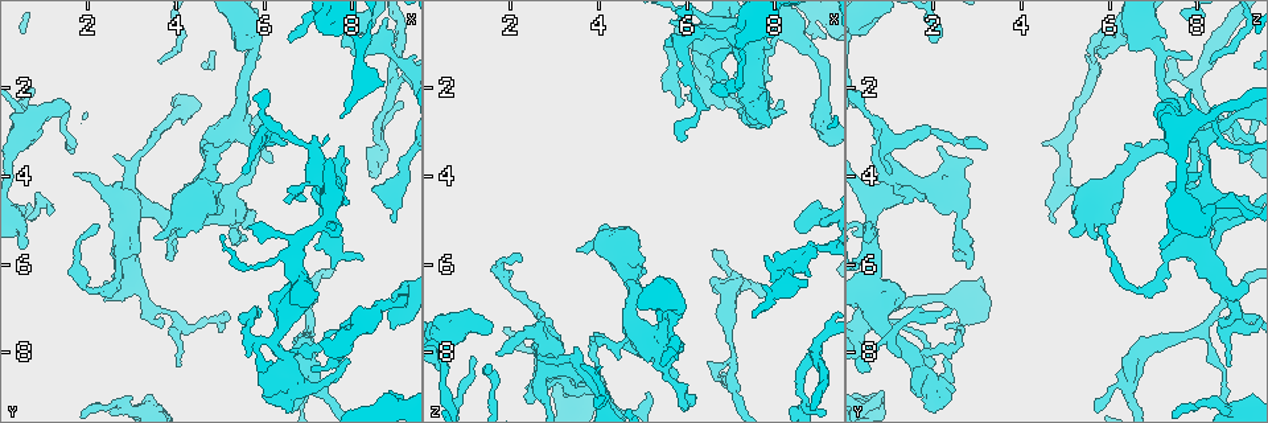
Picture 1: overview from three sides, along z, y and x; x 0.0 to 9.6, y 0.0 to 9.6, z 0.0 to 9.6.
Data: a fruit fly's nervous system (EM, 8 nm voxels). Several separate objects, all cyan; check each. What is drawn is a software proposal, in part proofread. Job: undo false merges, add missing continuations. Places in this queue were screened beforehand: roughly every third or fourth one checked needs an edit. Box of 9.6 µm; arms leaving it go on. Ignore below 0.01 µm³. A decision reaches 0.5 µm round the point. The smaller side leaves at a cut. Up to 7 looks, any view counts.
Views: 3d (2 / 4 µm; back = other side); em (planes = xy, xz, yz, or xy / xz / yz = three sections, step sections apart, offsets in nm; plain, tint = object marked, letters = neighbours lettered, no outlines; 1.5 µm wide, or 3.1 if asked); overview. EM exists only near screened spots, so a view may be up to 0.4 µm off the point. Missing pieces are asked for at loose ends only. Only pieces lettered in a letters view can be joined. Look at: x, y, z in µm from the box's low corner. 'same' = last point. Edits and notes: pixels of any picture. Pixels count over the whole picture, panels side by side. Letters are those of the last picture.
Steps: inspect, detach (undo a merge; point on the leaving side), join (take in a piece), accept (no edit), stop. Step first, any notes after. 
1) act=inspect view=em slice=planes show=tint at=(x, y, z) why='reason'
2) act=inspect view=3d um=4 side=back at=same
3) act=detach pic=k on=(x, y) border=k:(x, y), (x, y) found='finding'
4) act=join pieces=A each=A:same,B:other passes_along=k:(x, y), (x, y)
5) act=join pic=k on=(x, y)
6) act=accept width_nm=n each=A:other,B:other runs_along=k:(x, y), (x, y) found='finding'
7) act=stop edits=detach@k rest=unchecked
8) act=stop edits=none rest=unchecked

act=inspect view=em slice=yz step=8 show=tint at=(7.05, 7.60, 8.10) why='calibre changes'

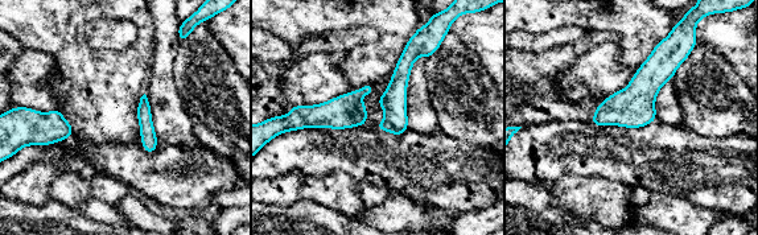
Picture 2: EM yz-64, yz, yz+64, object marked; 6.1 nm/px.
act=inspect view=em slice=xz step=4 show=letters at=same

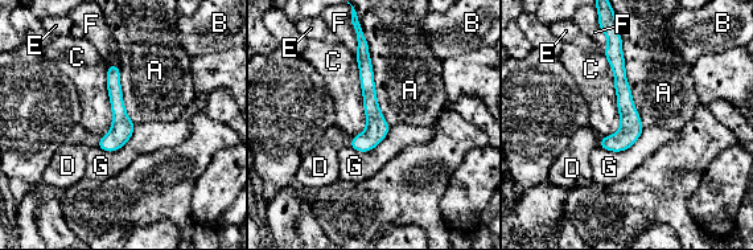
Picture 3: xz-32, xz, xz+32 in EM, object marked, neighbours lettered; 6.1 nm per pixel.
act=accept width_nm=140 each=A:other,B:other,C:other,D:other,E:other,F:other,G:other found='all the same neuron'

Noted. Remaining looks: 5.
act=inspect view=em slice=planes show=plain at=(9.05, 6.90, 1.30)

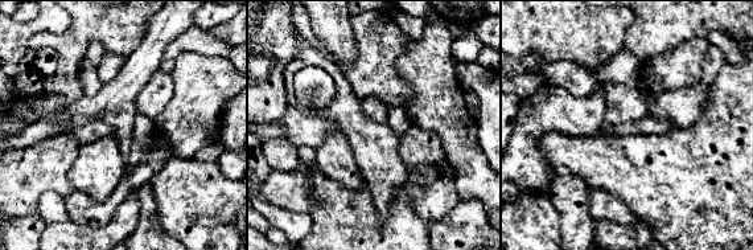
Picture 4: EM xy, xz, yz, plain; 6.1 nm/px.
act=inspect view=em slice=planes show=tint at=same why='where the object lies'

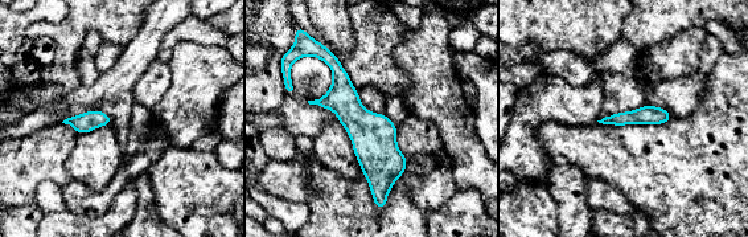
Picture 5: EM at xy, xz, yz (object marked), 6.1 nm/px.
act=inspect view=em slice=planes show=letters at=same

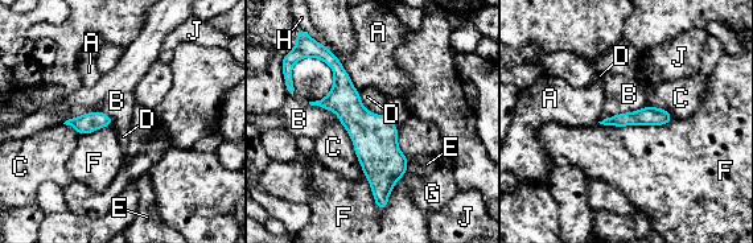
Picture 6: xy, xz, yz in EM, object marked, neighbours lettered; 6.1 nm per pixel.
act=accept longest_contact=F:460nm each=A:other,B:other,C:other,D:other,E:other,F:other,G:other,H:other,J:other found='one neuron here'

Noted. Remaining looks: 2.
act=inspect view=3d um=4 at=(6.65, 0.90, 1.90) why='free end'

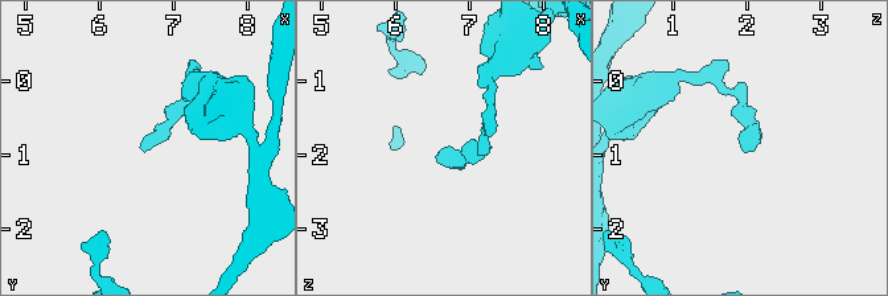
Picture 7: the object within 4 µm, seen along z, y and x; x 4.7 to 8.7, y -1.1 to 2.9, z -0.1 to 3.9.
act=inspect view=em slice=planes show=letters at=(6.60, 0.95, 1.95)

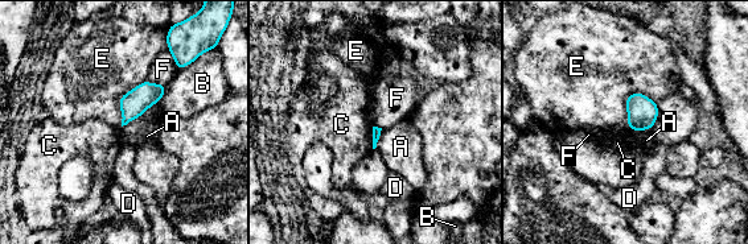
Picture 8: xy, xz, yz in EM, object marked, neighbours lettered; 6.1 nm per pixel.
act=accept each=A:other,B:other,C:other,D:other,E:other,F:other border=8:(159, 102), (155, 102), (122, 127) found='no lettered piece goes on from it'

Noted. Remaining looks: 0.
act=stop edits=none rest=unchecked

